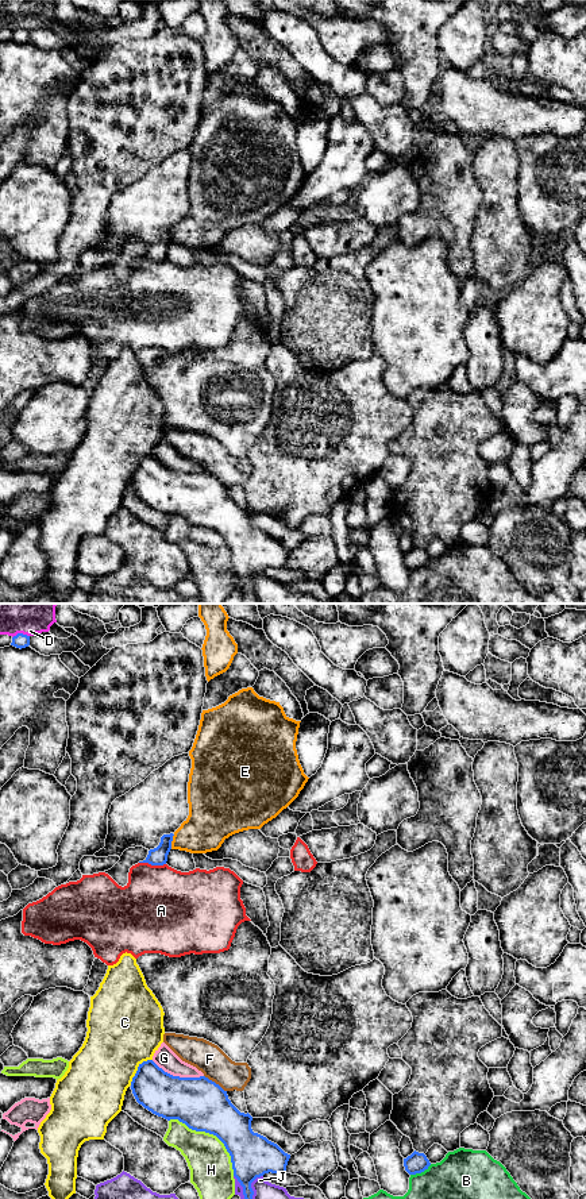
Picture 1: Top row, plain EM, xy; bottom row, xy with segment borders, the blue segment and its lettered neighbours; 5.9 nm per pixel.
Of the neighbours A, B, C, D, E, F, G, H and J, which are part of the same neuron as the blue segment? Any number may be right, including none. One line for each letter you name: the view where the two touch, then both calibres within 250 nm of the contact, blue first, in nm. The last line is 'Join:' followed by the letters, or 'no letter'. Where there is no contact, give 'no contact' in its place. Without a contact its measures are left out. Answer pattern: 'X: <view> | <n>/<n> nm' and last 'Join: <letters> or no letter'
Join: no letter

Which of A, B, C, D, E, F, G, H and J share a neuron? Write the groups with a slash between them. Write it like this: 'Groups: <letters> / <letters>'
Groups: A / B / C / D / E G / F / H / J

